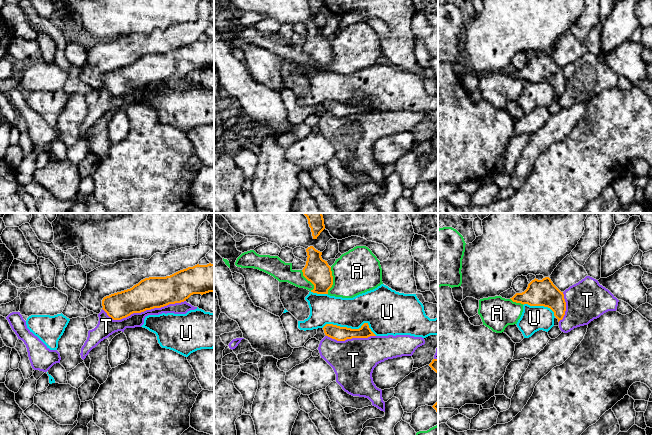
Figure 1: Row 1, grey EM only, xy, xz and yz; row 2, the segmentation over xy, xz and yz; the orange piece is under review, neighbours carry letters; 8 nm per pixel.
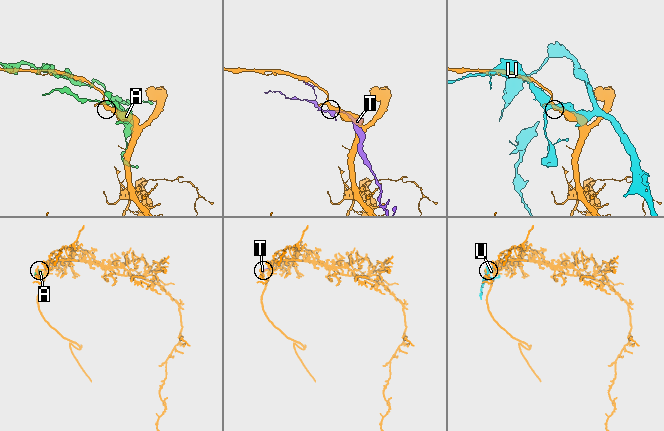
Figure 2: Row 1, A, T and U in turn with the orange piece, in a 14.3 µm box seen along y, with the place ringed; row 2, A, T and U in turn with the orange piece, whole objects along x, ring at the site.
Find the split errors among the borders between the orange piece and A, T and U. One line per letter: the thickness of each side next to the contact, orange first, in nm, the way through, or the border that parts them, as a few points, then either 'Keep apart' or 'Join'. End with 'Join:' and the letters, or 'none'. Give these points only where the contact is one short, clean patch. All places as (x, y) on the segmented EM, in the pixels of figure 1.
A: Thickness 200 nm (orange) against 360 nm. Keep apart
T: Thickness 260 nm (orange) against 110 nm. Keep apart
U: Thickness 120 nm (orange) against 280 nm. Keep apart
Join: none

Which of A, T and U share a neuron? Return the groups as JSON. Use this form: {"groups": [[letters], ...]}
{"groups": [["A"], ["T"], ["U"]]}

